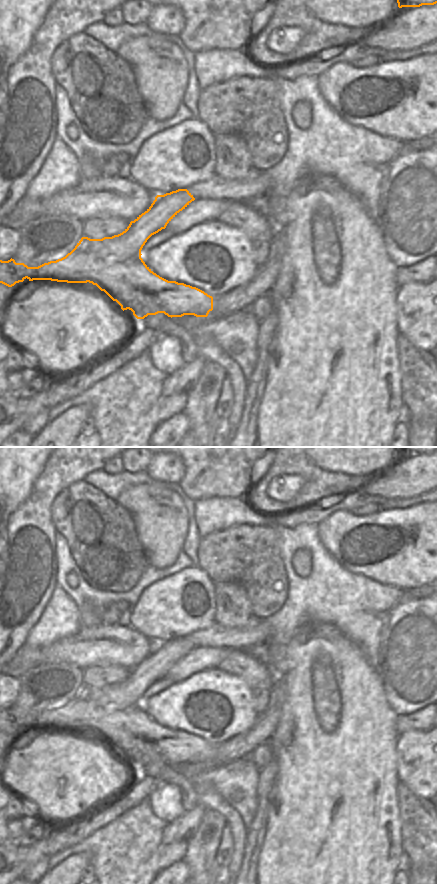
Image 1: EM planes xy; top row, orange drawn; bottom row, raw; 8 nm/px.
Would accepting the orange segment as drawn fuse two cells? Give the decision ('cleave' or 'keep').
cleave

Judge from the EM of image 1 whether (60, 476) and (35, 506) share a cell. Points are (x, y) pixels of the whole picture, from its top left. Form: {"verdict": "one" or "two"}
{"verdict": "one"}

